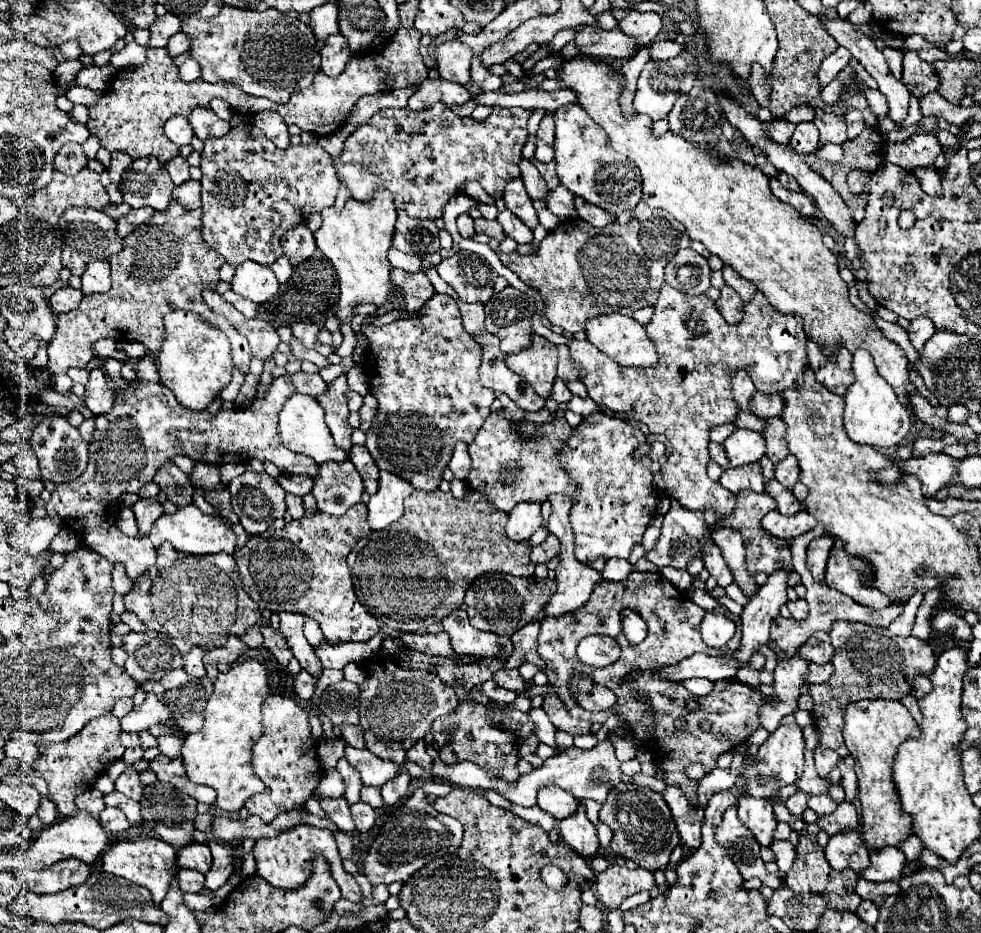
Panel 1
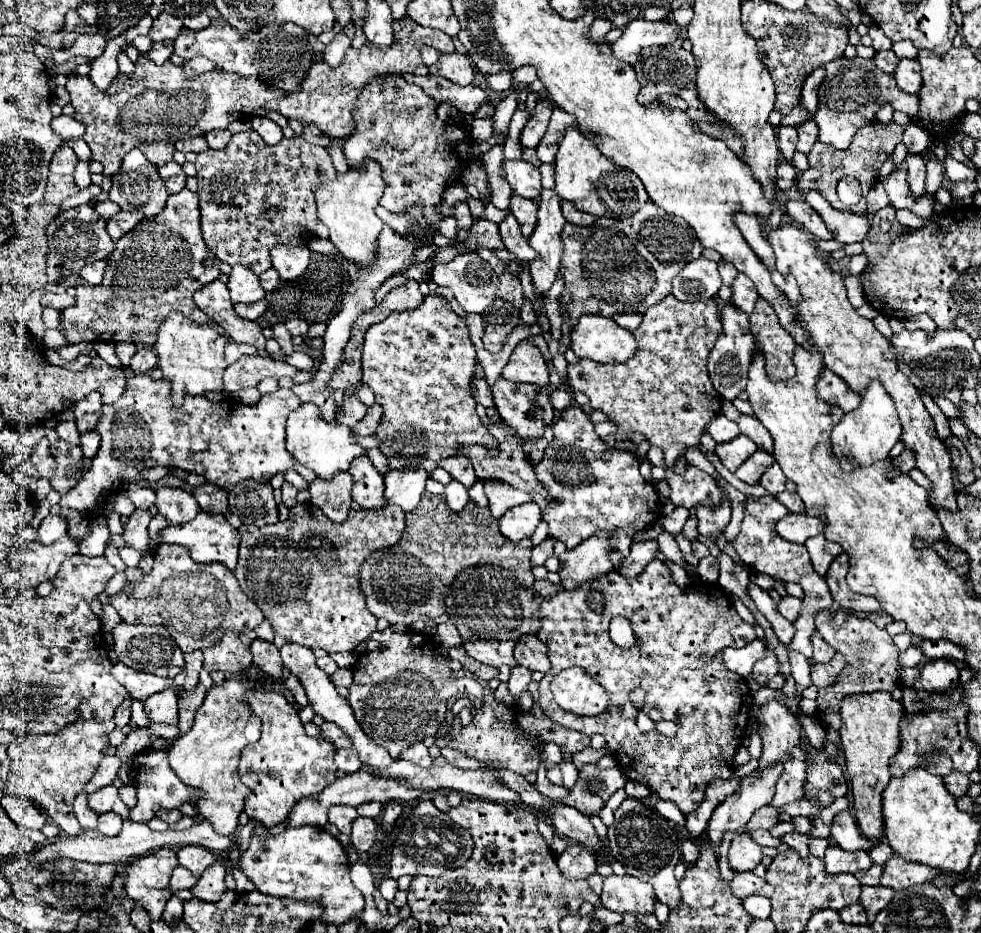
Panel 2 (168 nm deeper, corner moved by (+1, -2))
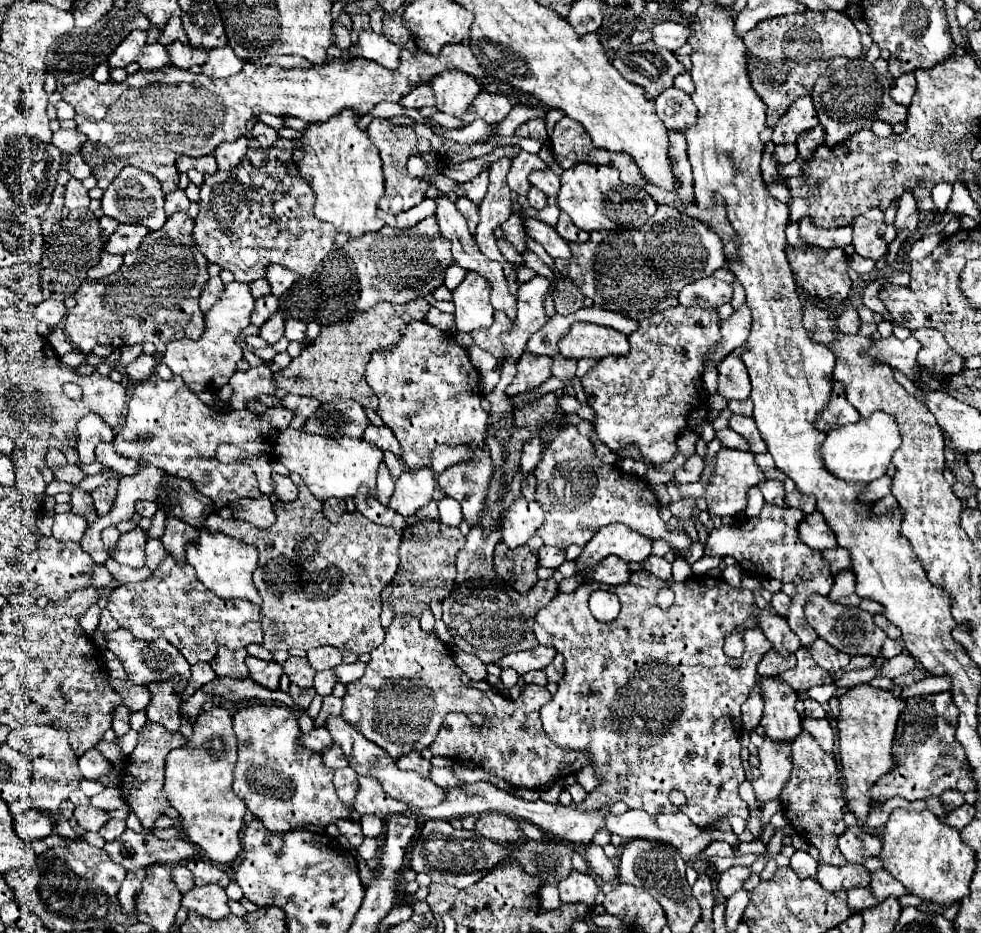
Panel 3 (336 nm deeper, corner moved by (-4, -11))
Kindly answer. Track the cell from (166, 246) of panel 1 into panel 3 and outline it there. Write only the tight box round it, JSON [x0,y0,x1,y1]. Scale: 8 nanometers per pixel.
[64,213,210,355]

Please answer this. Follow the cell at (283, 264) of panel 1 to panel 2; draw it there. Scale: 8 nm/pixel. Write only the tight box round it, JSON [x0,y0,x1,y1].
[259,268,279,292]

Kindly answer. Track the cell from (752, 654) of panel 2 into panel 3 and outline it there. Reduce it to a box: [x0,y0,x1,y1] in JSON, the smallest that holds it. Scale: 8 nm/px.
[758,649,794,677]

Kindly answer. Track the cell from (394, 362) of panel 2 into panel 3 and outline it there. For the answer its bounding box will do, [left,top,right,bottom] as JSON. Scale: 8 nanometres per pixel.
[366,321,488,471]

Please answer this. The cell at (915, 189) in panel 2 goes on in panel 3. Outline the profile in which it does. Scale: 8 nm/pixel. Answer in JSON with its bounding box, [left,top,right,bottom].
[894,191,920,235]

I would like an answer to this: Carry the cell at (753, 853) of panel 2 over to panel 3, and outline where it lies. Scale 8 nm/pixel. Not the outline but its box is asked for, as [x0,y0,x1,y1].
[716,867,752,897]

